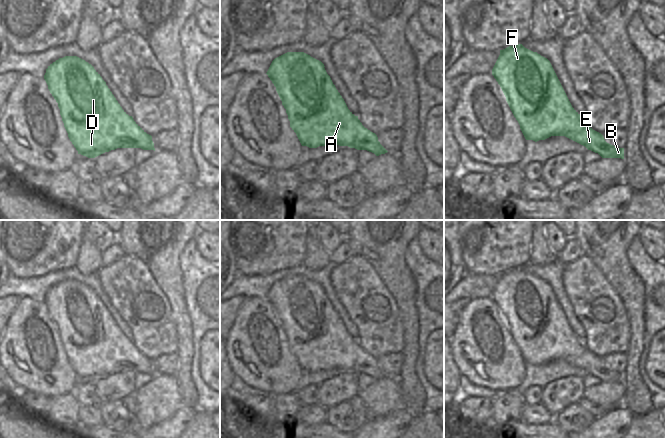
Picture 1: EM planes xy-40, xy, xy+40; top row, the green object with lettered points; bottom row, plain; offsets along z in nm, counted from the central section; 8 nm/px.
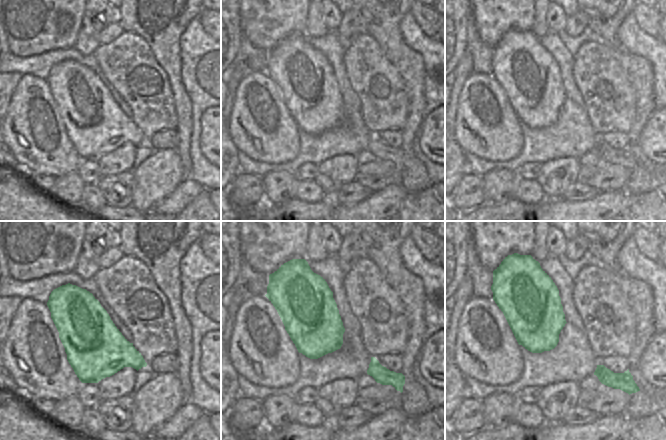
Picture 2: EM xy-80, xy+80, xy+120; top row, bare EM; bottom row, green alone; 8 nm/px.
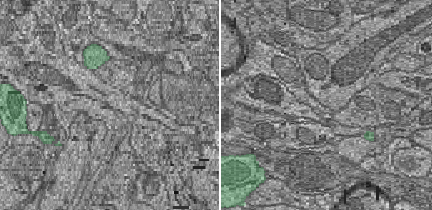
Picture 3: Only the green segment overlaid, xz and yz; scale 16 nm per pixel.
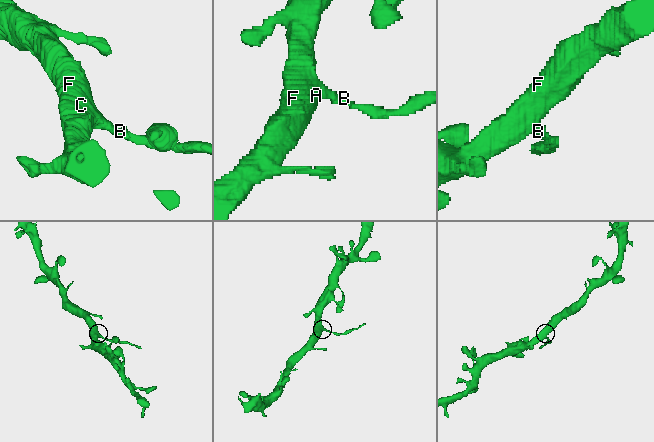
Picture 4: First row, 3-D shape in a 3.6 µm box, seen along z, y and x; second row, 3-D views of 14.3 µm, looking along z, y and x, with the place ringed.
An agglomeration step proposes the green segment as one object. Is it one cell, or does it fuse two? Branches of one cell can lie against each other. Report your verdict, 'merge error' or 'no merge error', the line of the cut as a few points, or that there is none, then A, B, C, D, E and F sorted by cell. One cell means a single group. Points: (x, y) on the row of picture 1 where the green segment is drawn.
merge error | xy+40 (606, 142), (598, 153) | A C D E F / B

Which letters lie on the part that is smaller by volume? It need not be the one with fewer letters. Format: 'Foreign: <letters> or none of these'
Foreign: B

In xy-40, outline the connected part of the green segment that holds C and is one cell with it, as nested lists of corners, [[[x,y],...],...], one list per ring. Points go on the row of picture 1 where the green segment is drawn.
[[[77,56],[59,58],[46,69],[44,79],[60,109],[68,137],[78,154],[95,158],[117,148],[154,150],[147,134],[120,106],[94,67]]]

